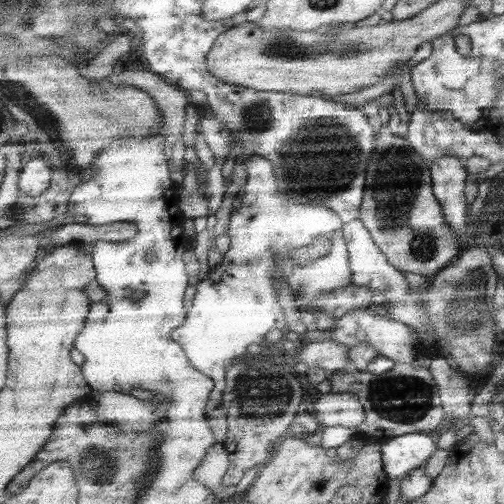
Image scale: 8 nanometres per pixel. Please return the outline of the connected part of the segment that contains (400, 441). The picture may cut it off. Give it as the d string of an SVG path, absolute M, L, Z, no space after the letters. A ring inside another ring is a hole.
M403 434L383 444L383 462L389 478L405 478L423 468L443 444L427 434Z

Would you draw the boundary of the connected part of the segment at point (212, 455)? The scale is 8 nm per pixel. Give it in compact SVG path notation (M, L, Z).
M213 444L207 452L207 456L203 458L201 466L195 470L195 480L205 484L207 488L211 488L217 498L225 498L225 500L235 500L237 492L235 488L223 486L225 480L225 472L229 470L231 460L229 460L229 452L225 448L225 444Z

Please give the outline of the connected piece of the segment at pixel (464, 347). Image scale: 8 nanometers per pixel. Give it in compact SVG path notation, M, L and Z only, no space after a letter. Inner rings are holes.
M475 246L467 252L463 252L455 262L451 262L449 268L445 268L443 272L439 272L437 276L433 276L431 286L429 286L429 294L423 296L415 296L427 316L429 316L429 324L431 324L431 332L423 334L419 330L413 328L415 332L415 340L417 340L417 350L421 352L431 352L437 358L443 358L445 354L449 354L453 358L453 362L459 366L459 370L463 374L477 374L487 370L493 362L495 362L495 306L493 306L493 294L499 282L499 272L495 270L491 256L489 256L489 248L485 246Z

